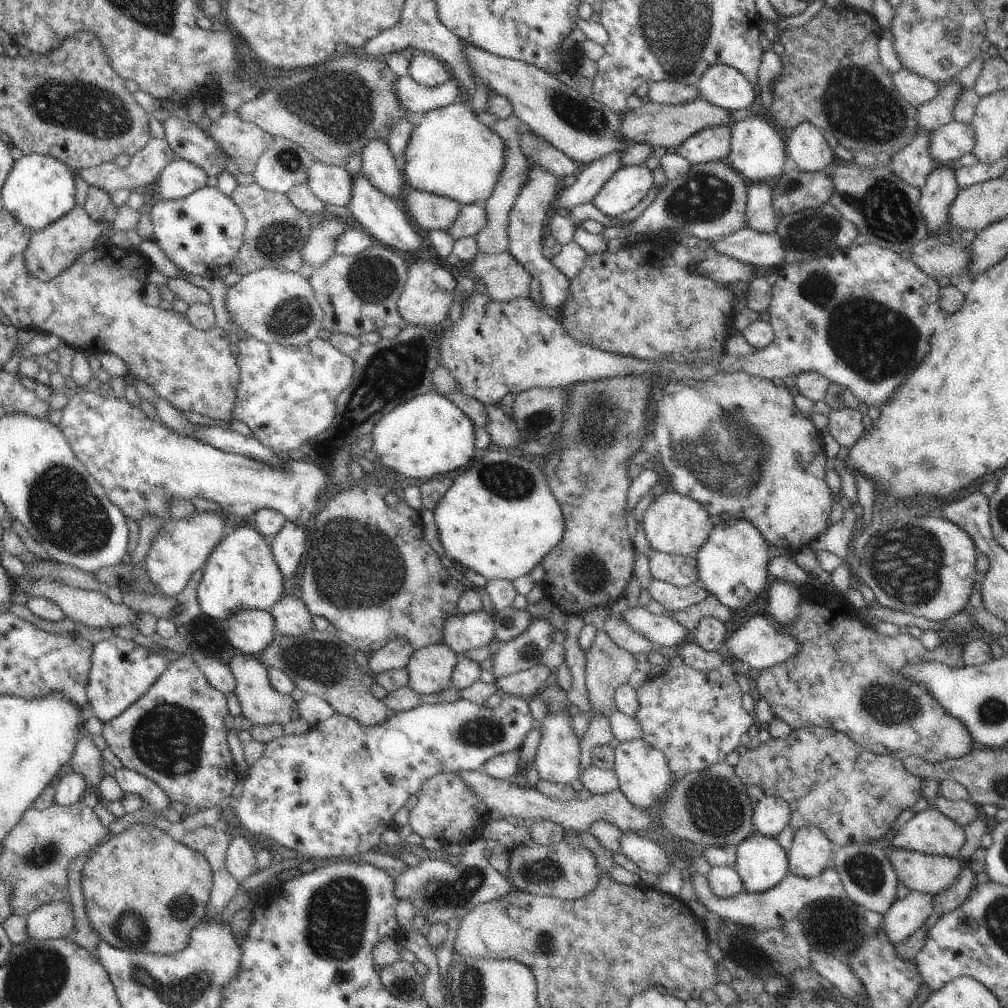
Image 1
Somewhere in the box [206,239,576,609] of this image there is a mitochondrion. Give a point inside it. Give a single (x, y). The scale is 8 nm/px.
(394, 371)

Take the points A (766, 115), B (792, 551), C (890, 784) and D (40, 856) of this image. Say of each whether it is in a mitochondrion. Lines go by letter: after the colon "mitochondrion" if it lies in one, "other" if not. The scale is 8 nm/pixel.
A: other
B: other
C: other
D: mitochondrion

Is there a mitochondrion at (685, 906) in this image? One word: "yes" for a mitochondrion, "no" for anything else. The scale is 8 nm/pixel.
no

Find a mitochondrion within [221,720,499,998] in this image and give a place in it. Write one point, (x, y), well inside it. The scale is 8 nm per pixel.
(337, 912)

